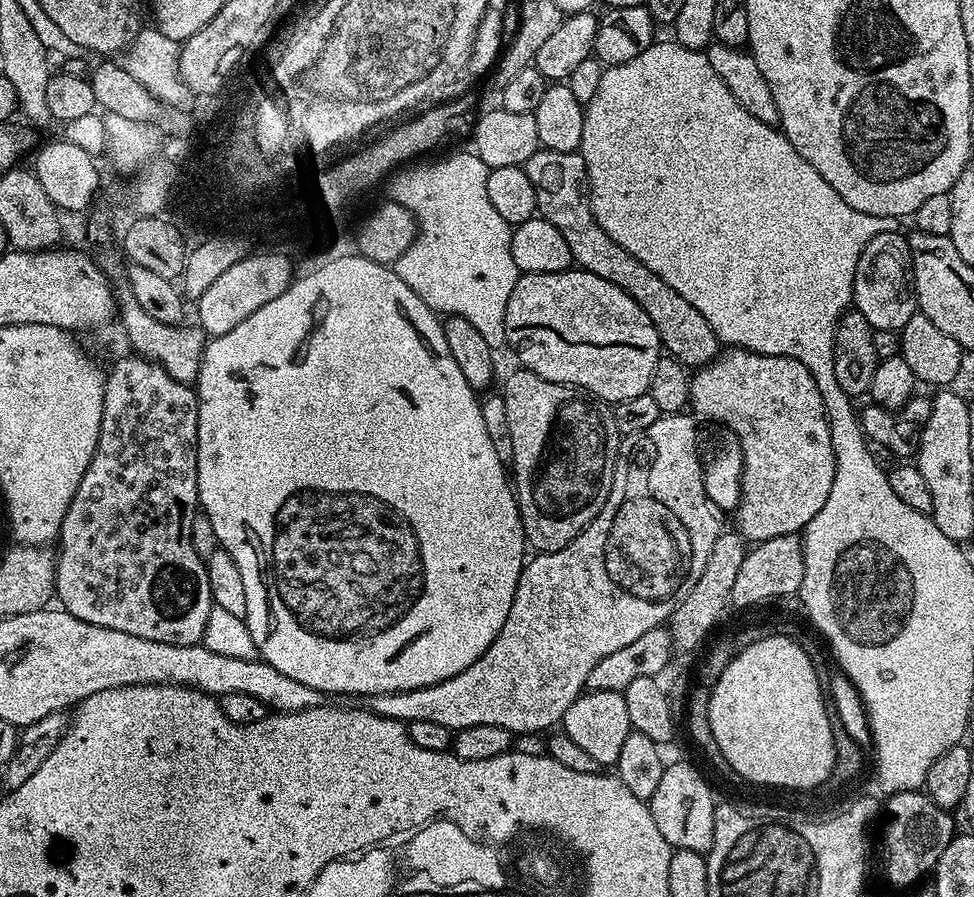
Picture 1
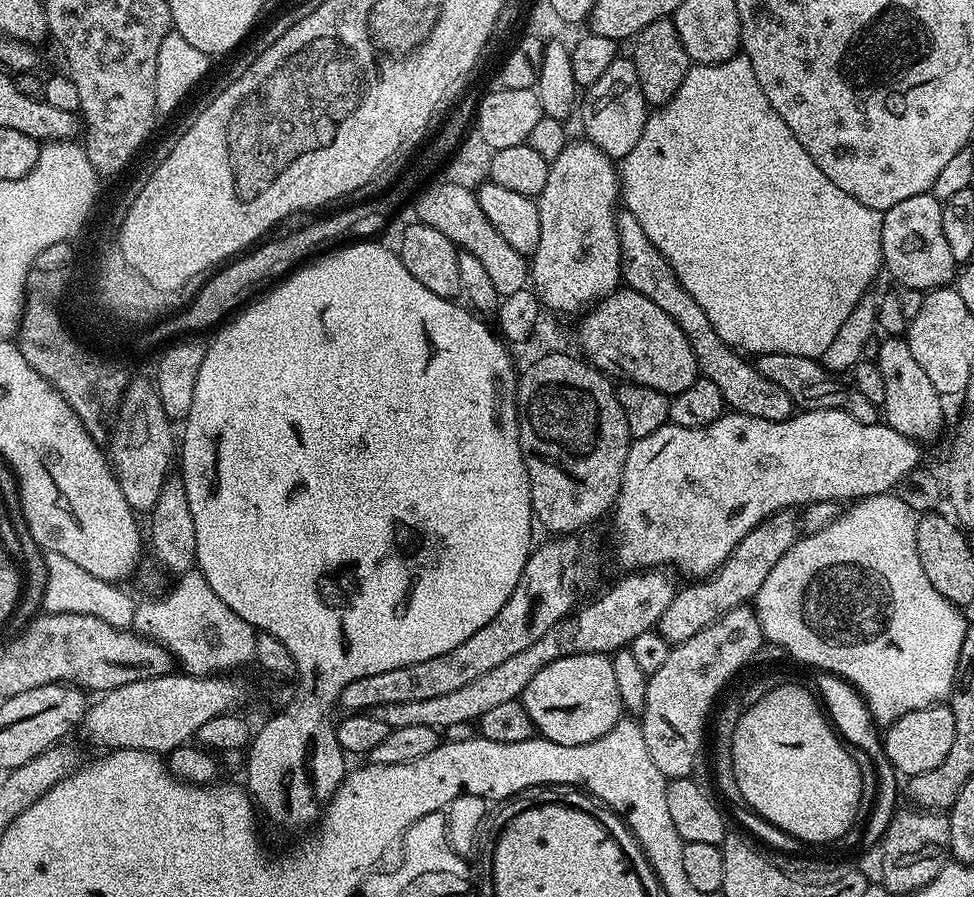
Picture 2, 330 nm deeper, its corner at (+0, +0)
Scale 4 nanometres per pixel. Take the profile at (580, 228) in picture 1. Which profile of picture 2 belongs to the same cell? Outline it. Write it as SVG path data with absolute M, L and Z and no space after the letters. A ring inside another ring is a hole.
M627 210L617 211L616 225L618 226L618 242L620 243L620 279L627 287L638 294L650 298L654 306L666 310L670 318L686 334L686 342L690 342L690 350L694 350L694 358L700 367L700 376L714 382L718 390L722 390L725 405L733 412L741 412L754 418L767 420L786 420L793 415L794 405L790 394L782 390L782 386L774 386L770 378L762 378L758 374L755 363L745 358L737 349L731 348L722 338L718 338L718 330L710 326L710 318L706 318L706 310L694 302L690 290L678 282L670 262L650 238L646 238L646 230L638 223L638 218Z

